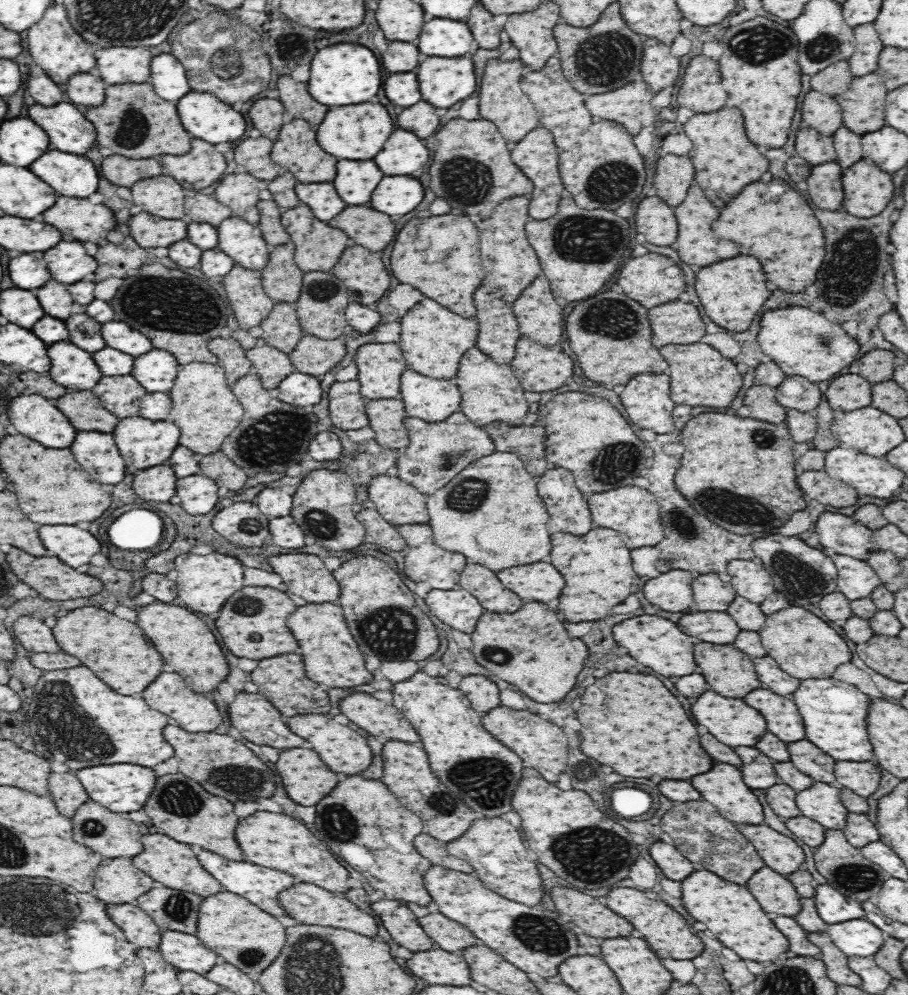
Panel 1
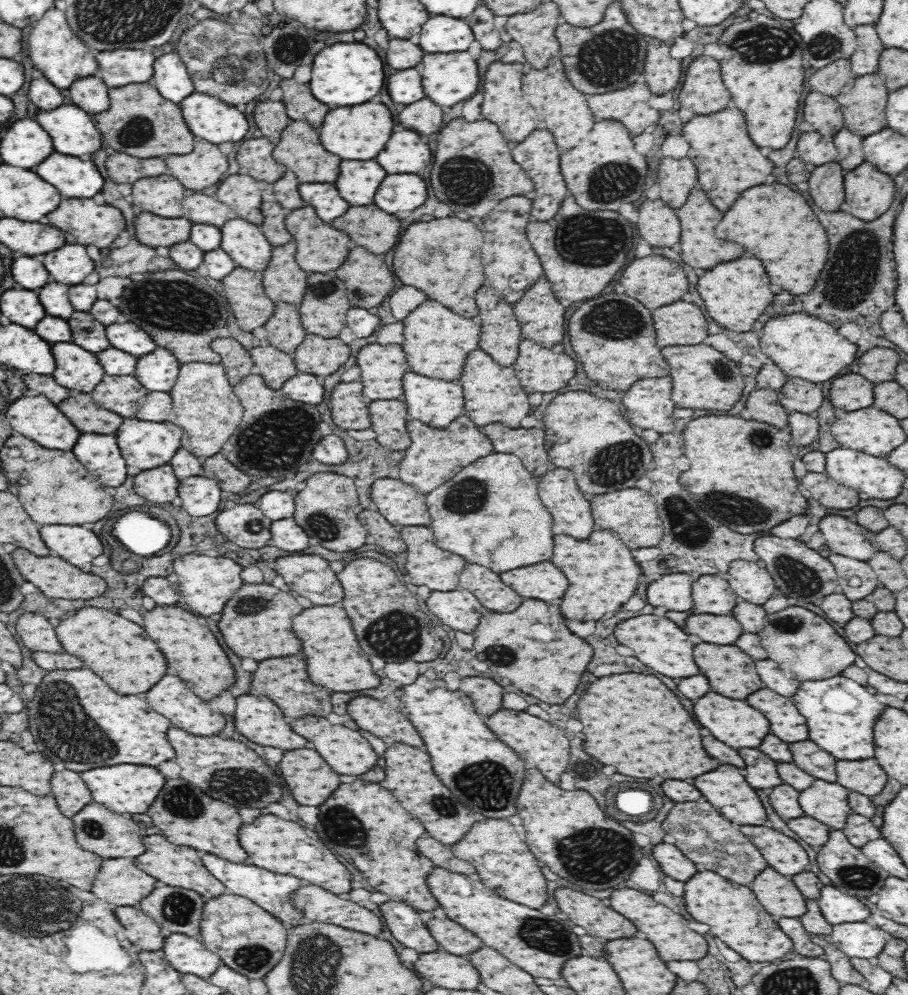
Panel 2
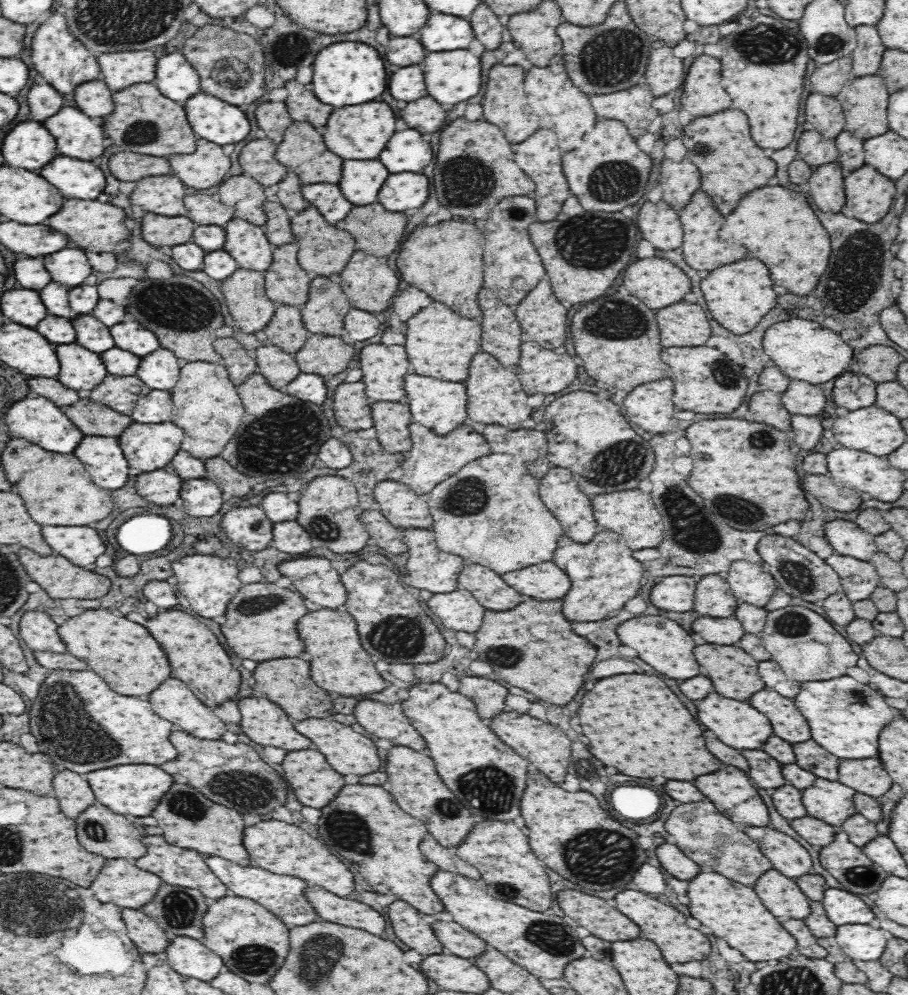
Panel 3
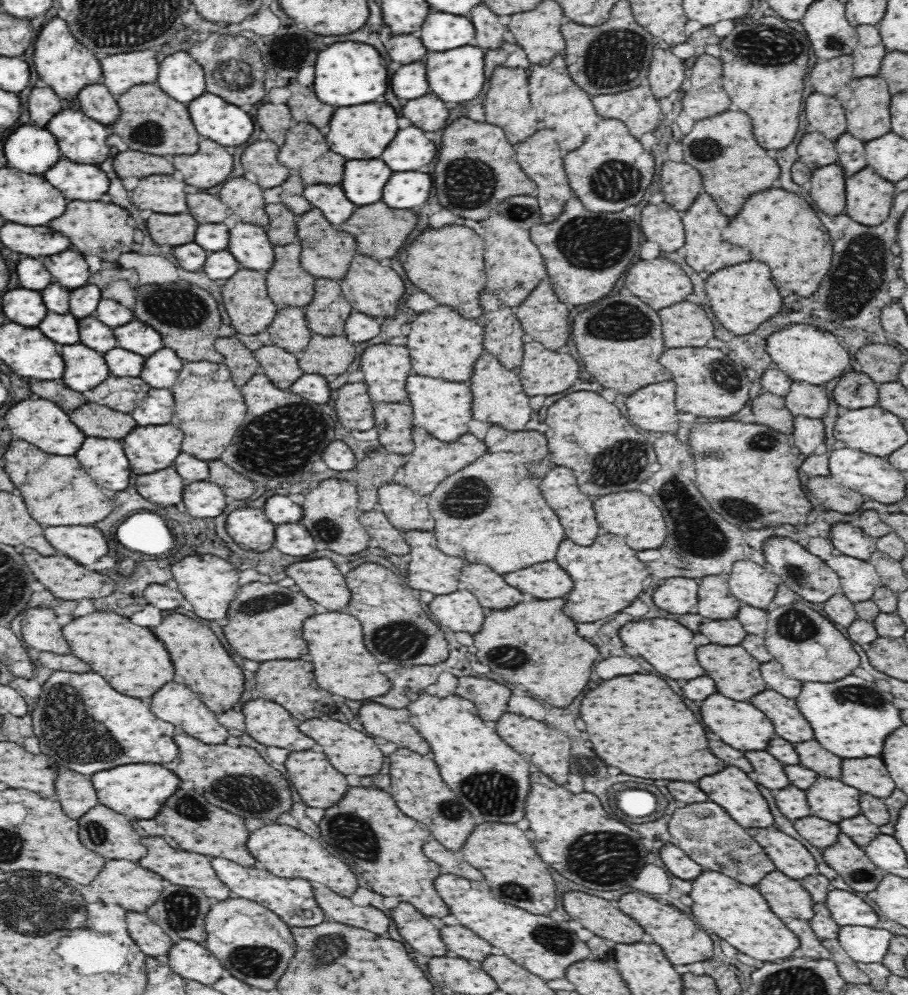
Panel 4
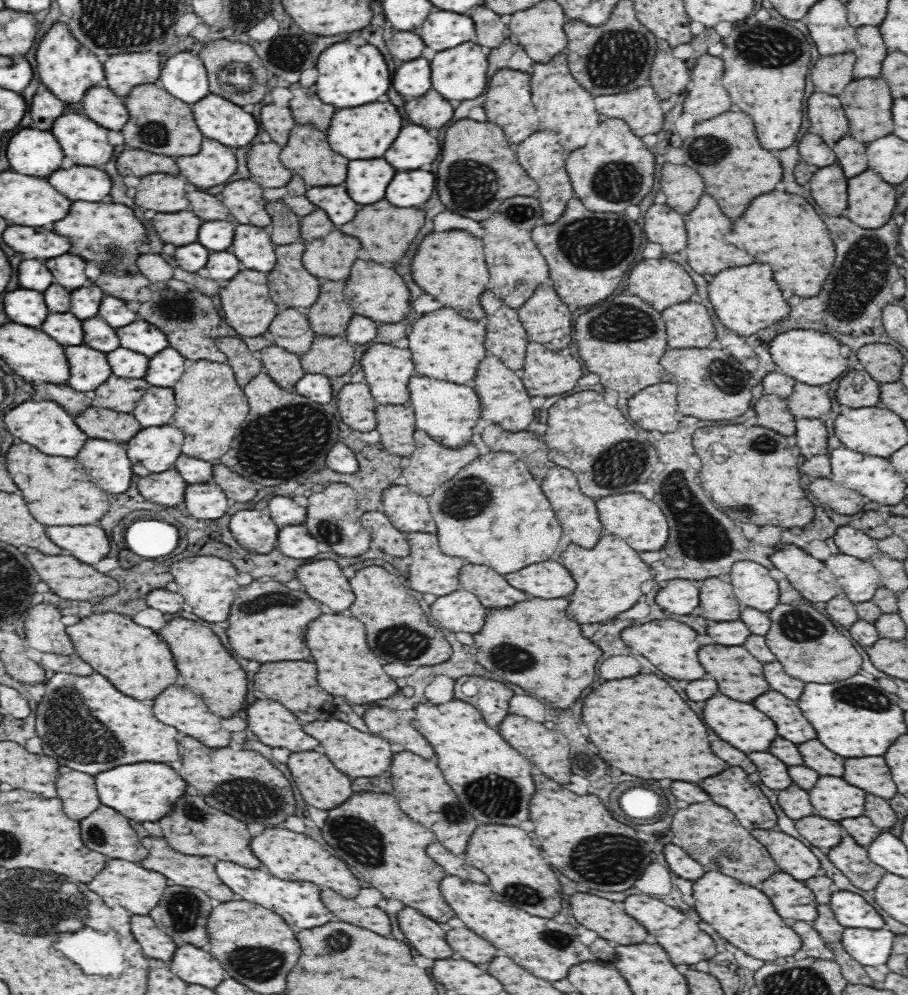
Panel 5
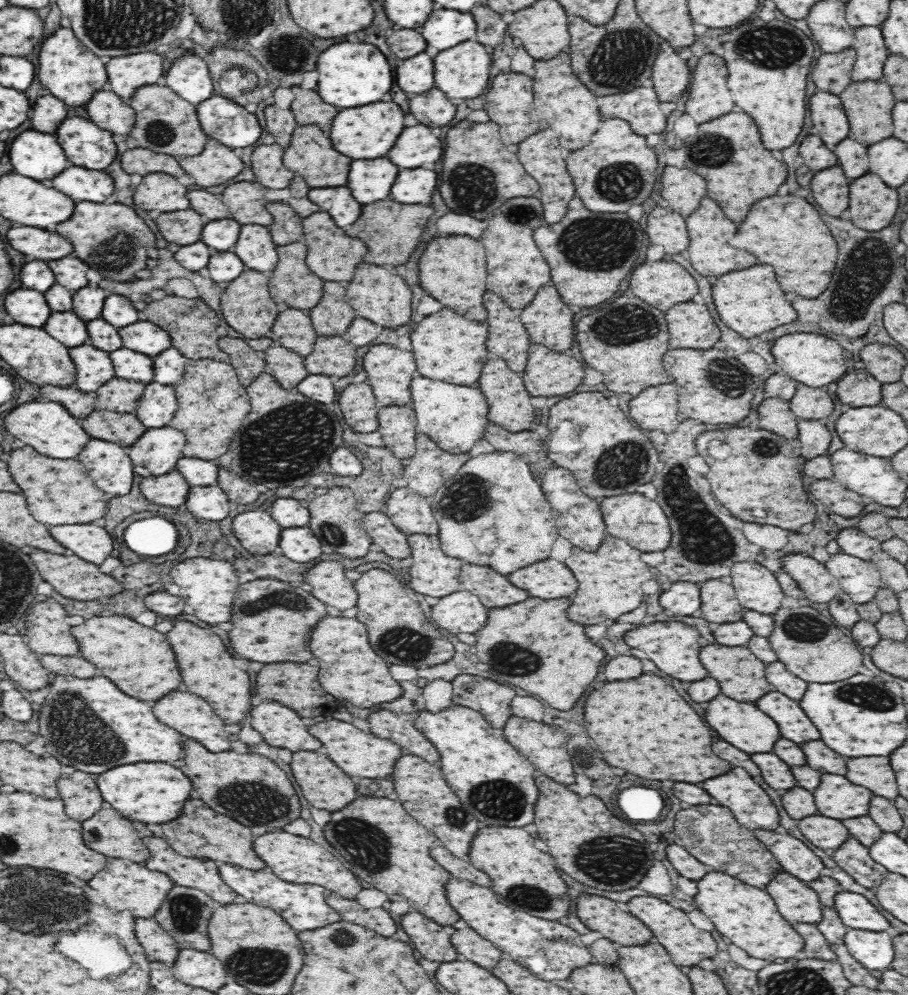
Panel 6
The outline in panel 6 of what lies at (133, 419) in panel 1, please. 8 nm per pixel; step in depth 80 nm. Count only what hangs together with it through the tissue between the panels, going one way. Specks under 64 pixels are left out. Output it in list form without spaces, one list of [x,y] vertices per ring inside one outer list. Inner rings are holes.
[[[147,428],[134,444],[126,448],[132,464],[148,468],[150,474],[160,476],[174,471],[183,457],[186,437],[176,428]]]

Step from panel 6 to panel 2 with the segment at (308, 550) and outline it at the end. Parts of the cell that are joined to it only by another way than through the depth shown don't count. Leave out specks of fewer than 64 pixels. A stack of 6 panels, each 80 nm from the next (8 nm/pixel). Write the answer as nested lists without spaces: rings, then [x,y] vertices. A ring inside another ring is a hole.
[[[293,517],[271,522],[271,541],[273,547],[296,554],[308,548],[309,537]]]

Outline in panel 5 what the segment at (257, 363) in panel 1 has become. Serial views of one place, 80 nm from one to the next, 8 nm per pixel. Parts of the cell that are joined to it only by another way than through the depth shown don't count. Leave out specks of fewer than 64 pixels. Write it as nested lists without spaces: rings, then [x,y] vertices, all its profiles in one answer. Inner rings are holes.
[[[276,344],[260,349],[257,355],[263,371],[270,375],[280,388],[293,390],[294,384],[306,373],[300,364],[301,355],[288,352]]]

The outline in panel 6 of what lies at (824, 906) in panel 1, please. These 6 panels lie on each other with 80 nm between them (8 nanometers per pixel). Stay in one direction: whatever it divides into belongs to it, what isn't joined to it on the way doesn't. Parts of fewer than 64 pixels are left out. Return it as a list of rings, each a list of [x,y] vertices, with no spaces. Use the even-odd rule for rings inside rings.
[[[840,890],[834,897],[832,906],[836,909],[848,929],[860,929],[872,932],[886,930],[890,926],[886,919],[864,896]]]

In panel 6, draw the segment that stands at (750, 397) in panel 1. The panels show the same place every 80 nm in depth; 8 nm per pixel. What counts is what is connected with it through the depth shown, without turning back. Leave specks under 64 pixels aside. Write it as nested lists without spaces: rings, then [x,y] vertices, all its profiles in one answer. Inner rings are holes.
[[[764,398],[757,408],[759,416],[759,428],[772,430],[774,434],[786,436],[786,438],[797,438],[798,419],[790,408],[789,401],[781,398]]]

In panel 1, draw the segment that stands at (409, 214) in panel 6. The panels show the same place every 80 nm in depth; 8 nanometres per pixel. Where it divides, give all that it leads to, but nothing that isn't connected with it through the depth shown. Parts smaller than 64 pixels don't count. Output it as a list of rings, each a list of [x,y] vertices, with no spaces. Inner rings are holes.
[[[348,206],[328,224],[344,230],[356,244],[362,244],[372,252],[386,248],[396,234],[390,216],[364,206]]]

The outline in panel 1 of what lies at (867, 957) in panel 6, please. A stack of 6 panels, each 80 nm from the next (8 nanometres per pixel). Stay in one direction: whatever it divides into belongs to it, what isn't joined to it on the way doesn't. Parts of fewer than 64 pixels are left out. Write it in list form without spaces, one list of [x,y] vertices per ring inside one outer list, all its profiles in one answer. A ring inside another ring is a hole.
[[[864,917],[828,925],[826,931],[848,957],[873,956],[886,939],[883,930]]]

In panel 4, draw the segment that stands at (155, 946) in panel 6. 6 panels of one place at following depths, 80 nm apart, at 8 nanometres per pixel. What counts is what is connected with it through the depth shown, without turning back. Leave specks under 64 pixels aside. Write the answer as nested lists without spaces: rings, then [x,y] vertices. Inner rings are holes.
[[[126,911],[128,932],[134,942],[147,956],[166,955],[173,945],[172,939],[156,924],[146,912]]]

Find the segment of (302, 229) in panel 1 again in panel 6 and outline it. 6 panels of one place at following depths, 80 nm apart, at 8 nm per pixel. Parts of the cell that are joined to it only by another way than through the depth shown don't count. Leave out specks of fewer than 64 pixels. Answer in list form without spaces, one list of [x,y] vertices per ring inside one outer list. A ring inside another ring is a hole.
[[[316,212],[302,220],[304,224],[304,234],[302,240],[306,245],[305,263],[312,274],[324,279],[325,281],[334,280],[334,282],[350,282],[354,278],[354,268],[362,262],[362,256],[366,252],[366,244],[358,238],[346,236],[330,218],[328,212]],[[336,260],[338,260],[338,270],[336,270]]]

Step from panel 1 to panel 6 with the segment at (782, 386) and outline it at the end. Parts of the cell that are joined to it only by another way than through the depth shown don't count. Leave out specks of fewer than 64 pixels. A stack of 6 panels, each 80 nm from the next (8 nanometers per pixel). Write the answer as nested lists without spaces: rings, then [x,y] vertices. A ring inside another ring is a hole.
[[[799,383],[794,396],[789,400],[790,408],[798,420],[826,420],[834,410],[830,394],[823,387],[812,388]]]

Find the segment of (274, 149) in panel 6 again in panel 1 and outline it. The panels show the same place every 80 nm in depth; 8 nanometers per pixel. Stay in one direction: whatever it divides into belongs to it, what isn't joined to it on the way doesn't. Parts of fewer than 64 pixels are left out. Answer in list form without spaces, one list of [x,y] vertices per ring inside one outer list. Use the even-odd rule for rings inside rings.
[[[264,135],[240,141],[234,150],[236,164],[248,168],[249,174],[258,180],[275,180],[283,170],[270,158],[272,144],[273,142],[264,138]]]

